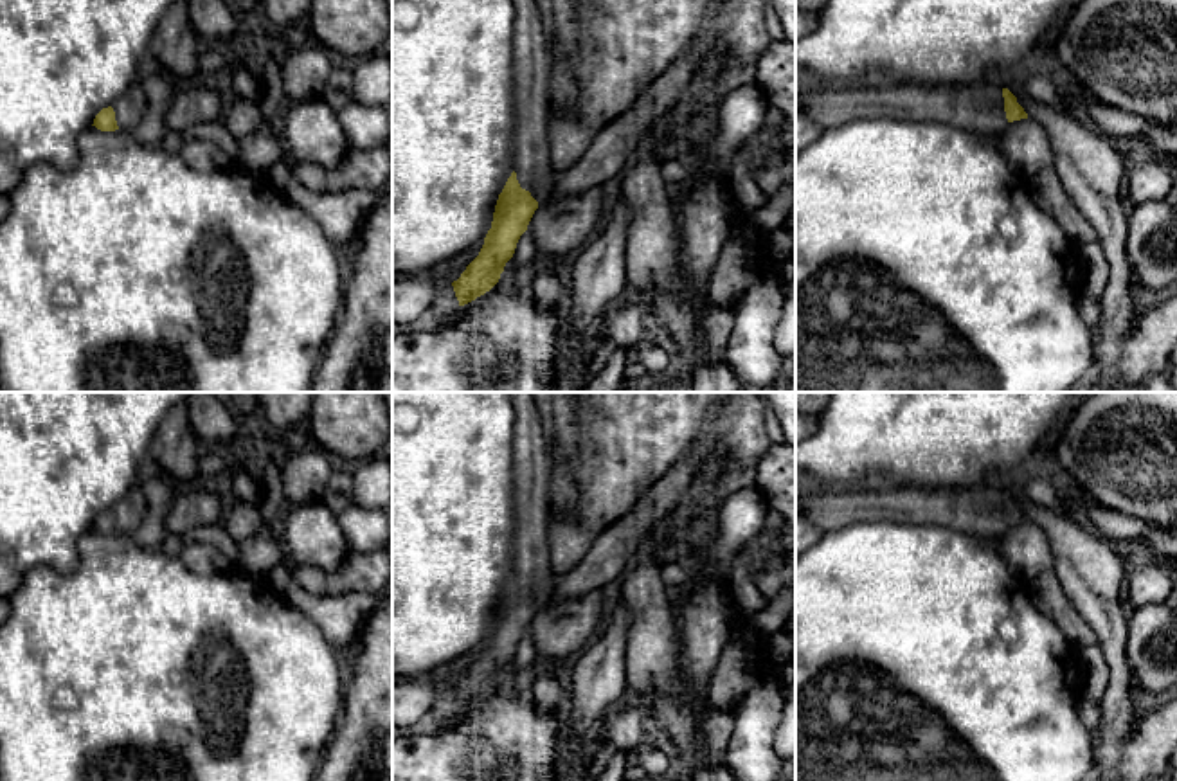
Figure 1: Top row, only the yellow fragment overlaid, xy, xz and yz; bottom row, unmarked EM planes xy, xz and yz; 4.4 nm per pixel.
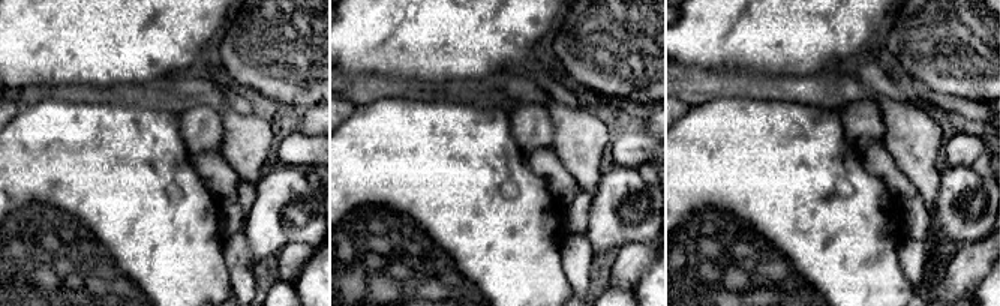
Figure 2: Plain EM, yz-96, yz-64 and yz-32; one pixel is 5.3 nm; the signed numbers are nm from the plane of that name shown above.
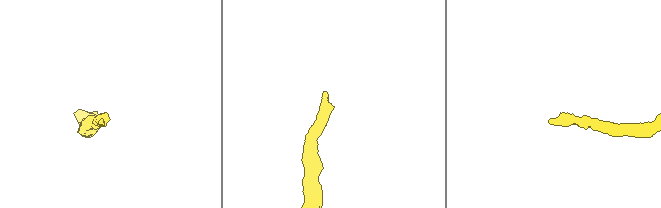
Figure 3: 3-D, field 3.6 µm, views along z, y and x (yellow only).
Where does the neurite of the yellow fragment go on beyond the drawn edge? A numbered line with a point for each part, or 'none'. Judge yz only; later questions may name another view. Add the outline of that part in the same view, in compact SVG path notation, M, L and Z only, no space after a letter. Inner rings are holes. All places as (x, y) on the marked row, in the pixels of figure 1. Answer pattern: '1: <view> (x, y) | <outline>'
1: yz (981, 108) | M988 81L975 88L957 90L896 86L884 92L810 94L799 101L795 112L808 115L824 130L853 119L891 117L911 122L941 122L970 133L999 137L1008 124L1002 86Z

